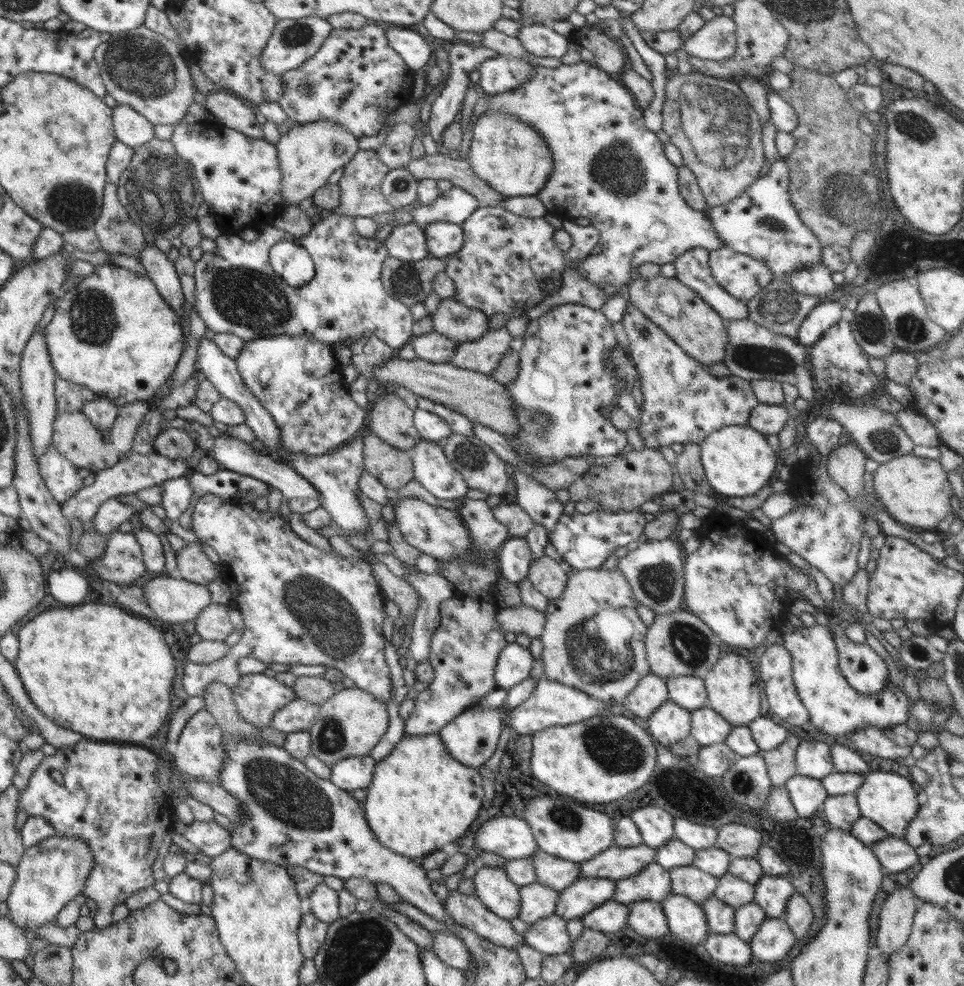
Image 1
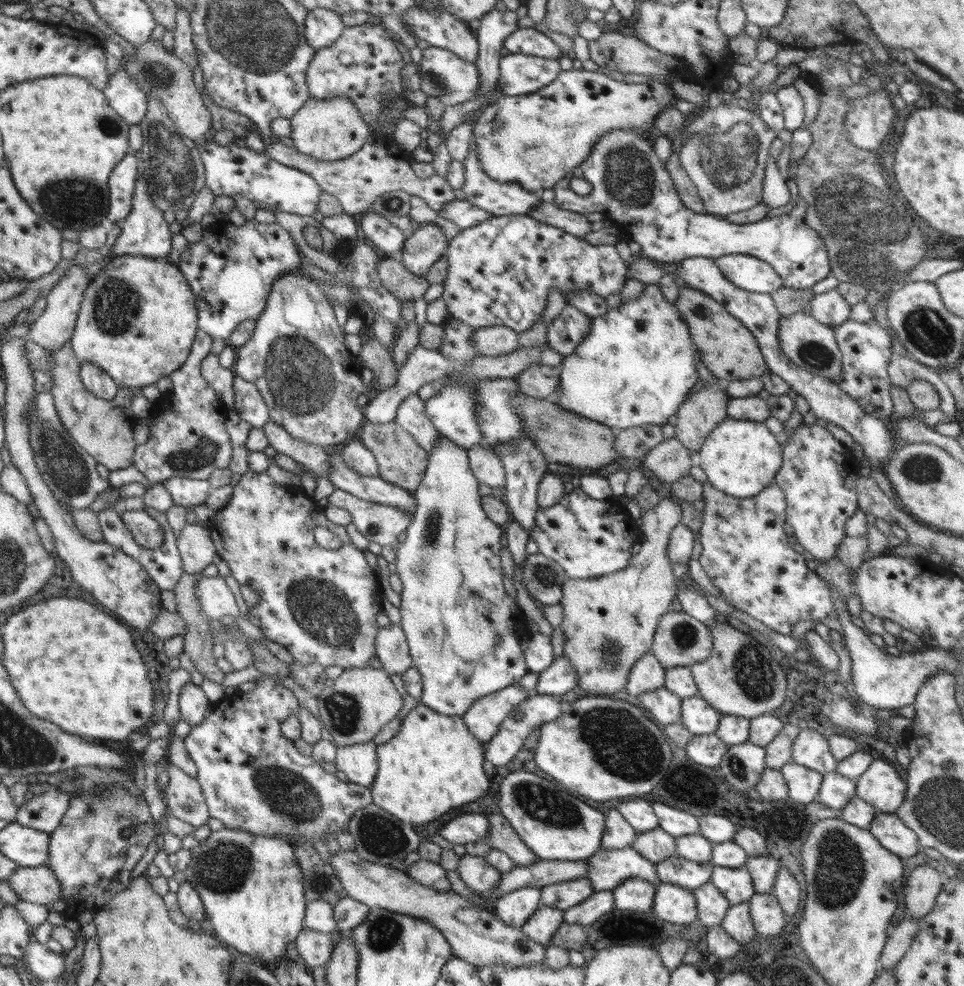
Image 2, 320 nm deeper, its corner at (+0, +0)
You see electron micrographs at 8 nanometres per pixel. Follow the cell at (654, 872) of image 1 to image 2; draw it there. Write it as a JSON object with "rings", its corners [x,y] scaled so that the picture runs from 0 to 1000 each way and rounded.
{"rings":[[[655,859],[643,862],[623,860],[608,871],[608,875],[611,878],[609,890],[617,905],[634,905],[654,890],[670,892],[679,900],[684,895],[679,875],[670,872]]]}

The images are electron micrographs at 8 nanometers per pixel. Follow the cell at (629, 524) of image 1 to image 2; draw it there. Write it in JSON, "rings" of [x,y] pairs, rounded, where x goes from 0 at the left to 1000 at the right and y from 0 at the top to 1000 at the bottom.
{"rings":[[[598,494],[573,513],[557,517],[548,544],[558,553],[558,560],[578,570],[589,585],[610,588],[647,578],[657,566],[656,553],[663,548],[663,537],[643,509],[614,505]]]}

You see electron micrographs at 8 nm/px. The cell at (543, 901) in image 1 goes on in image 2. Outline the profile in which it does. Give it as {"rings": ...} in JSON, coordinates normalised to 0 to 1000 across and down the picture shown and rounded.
{"rings":[[[539,901],[513,914],[513,928],[523,937],[539,941],[561,917],[560,901]]]}

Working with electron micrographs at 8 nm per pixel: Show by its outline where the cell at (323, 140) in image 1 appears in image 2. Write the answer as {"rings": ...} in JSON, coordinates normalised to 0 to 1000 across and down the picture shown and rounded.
{"rings":[[[351,96],[336,101],[322,98],[300,121],[305,150],[330,162],[355,162],[365,158],[384,138],[384,129],[360,97]]]}

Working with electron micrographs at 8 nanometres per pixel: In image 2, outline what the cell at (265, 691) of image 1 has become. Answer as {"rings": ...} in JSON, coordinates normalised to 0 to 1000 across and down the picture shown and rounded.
{"rings":[[[274,685],[274,687],[270,687],[263,692],[266,693],[266,697],[261,701],[252,702],[247,700],[242,705],[234,705],[233,708],[220,717],[215,728],[207,734],[201,735],[197,739],[197,742],[190,748],[192,759],[204,777],[204,792],[209,797],[214,816],[216,817],[217,829],[228,832],[239,842],[251,842],[251,844],[257,844],[257,846],[263,846],[263,848],[288,850],[288,852],[297,852],[299,856],[302,856],[302,853],[306,852],[307,859],[313,858],[313,856],[322,856],[322,858],[326,859],[324,851],[332,852],[336,855],[340,847],[351,848],[351,844],[363,846],[363,840],[361,840],[363,830],[373,819],[378,820],[382,815],[387,815],[384,798],[377,798],[363,792],[357,793],[351,790],[346,784],[336,782],[324,767],[315,767],[305,757],[304,751],[295,746],[295,743],[291,741],[293,731],[297,730],[301,725],[307,725],[310,721],[310,712],[303,700],[297,698],[297,696],[294,696],[279,685]]]}

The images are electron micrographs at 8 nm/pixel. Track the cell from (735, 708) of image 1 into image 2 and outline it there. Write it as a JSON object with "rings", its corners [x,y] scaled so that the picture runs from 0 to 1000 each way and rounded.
{"rings":[[[750,627],[733,633],[740,649],[740,656],[737,665],[732,669],[715,673],[717,685],[723,694],[725,706],[737,716],[740,716],[746,723],[751,725],[769,726],[777,729],[789,724],[800,723],[811,716],[815,708],[815,685],[811,681],[806,664],[784,650],[778,644],[767,640],[756,634]]]}

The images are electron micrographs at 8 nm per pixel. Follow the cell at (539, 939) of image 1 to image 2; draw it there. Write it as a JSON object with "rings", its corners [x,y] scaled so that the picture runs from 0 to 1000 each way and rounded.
{"rings":[[[560,919],[539,942],[546,949],[550,950],[550,953],[568,960],[571,952],[585,934],[584,924],[575,920]]]}

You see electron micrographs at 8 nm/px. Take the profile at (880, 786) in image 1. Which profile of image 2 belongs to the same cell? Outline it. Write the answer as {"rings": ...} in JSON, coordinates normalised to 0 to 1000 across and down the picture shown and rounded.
{"rings":[[[906,770],[886,794],[888,806],[915,825],[928,826],[941,804],[940,792],[915,770]]]}

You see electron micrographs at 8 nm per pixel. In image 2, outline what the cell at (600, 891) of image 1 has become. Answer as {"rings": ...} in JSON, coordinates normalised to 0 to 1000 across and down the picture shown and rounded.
{"rings":[[[610,890],[568,897],[568,899],[560,900],[560,906],[562,906],[561,917],[586,924],[588,921],[602,917],[616,905]]]}

